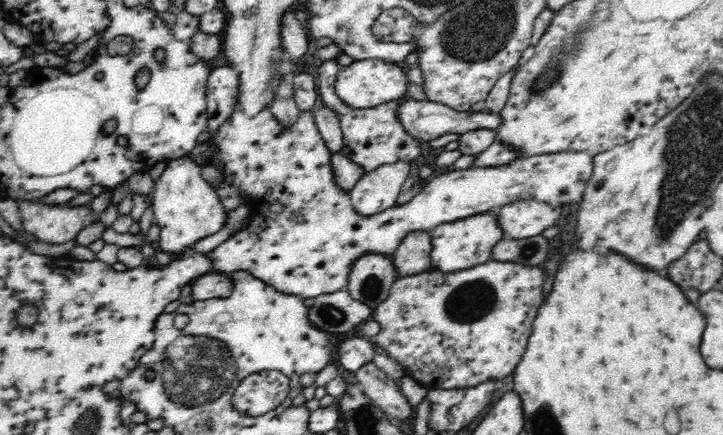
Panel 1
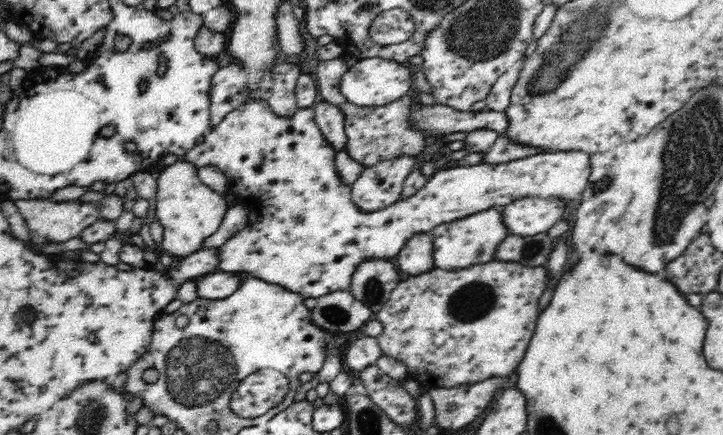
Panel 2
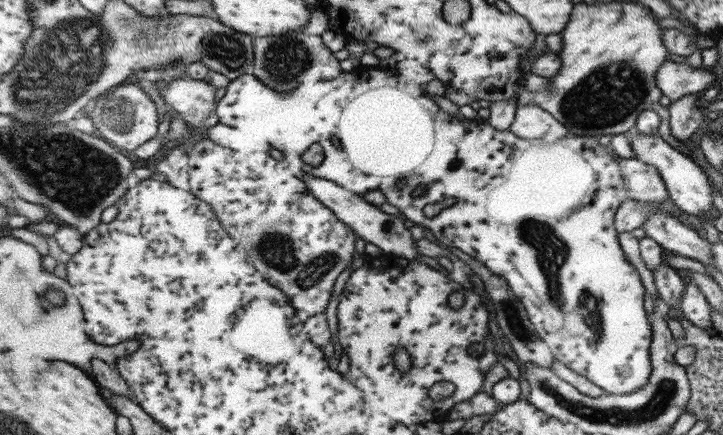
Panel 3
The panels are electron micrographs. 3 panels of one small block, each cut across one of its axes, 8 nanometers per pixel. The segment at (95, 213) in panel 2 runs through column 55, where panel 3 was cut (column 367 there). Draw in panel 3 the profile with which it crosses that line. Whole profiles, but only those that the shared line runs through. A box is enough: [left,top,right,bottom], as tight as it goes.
[301,176,420,260]

